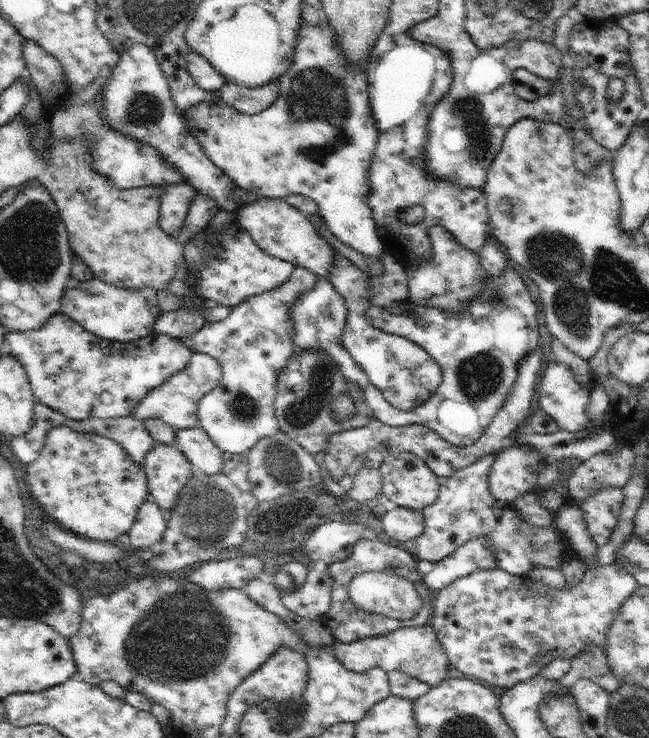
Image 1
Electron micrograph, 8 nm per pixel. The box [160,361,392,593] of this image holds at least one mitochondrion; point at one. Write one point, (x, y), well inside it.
(207, 513)

